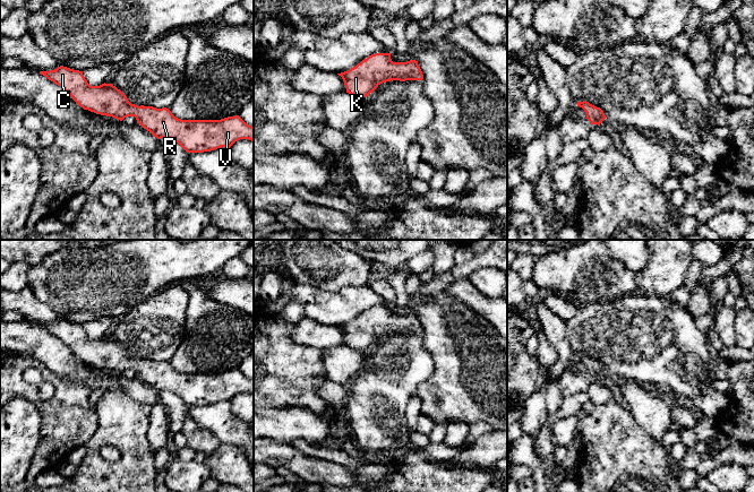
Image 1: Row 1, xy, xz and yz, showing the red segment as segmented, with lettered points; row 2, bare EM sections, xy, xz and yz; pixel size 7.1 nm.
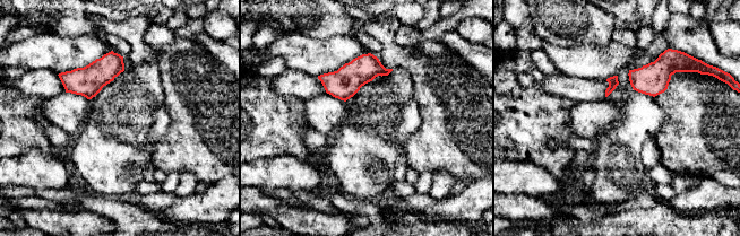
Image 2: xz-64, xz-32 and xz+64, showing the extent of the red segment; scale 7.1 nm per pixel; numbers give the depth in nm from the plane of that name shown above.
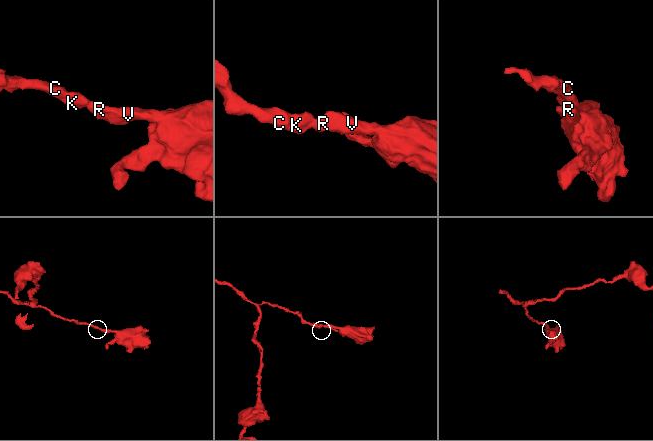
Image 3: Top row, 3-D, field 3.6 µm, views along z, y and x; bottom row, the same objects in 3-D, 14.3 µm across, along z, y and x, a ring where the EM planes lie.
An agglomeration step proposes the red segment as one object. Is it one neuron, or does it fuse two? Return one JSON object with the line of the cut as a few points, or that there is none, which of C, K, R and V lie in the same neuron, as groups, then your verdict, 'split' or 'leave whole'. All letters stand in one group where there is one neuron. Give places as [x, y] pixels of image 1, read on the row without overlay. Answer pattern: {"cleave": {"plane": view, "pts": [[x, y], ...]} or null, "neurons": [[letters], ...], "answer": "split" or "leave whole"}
{"cleave": null, "neurons": [["C", "K", "R", "V"]], "answer": "leave whole"}

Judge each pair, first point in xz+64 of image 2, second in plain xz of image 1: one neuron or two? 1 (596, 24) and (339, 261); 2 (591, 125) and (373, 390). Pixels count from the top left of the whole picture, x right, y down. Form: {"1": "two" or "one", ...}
{"1": "one", "2": "two"}

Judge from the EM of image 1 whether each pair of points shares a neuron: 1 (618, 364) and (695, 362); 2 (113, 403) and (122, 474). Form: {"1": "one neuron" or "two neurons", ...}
{"1": "one neuron", "2": "one neuron"}

